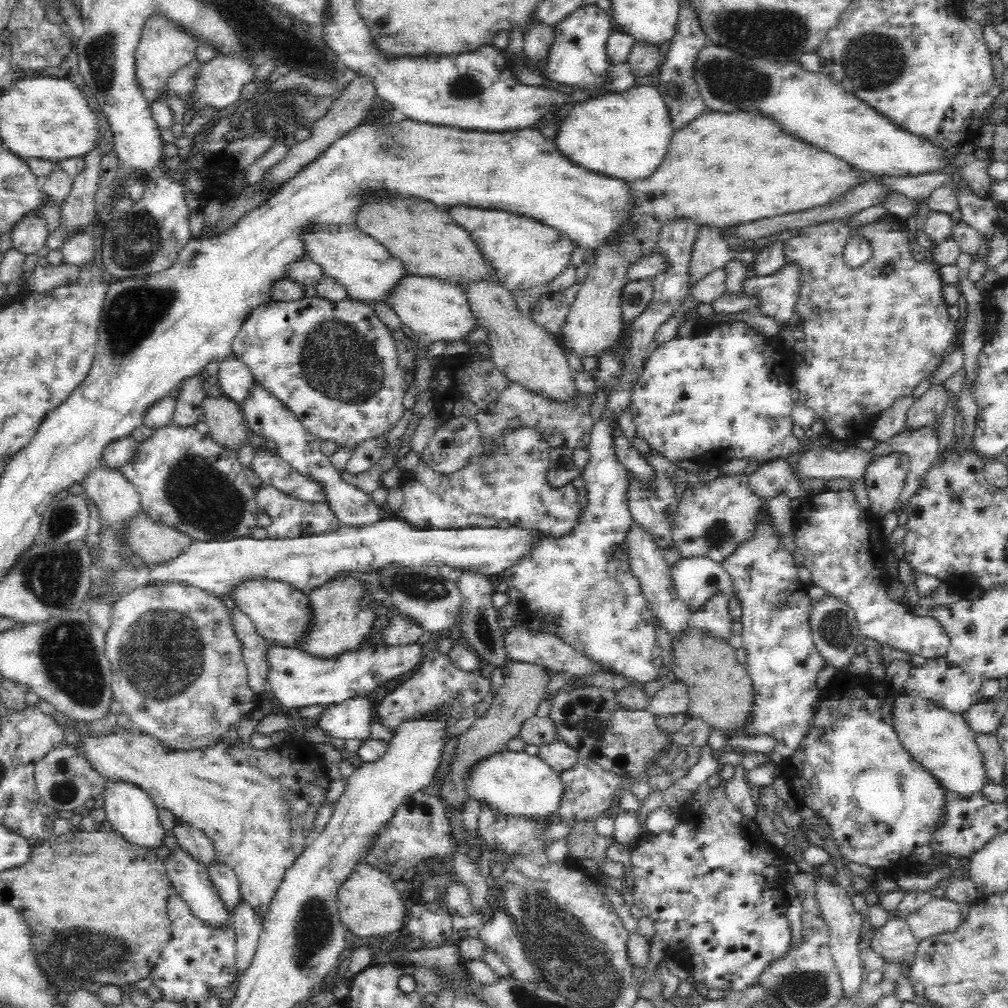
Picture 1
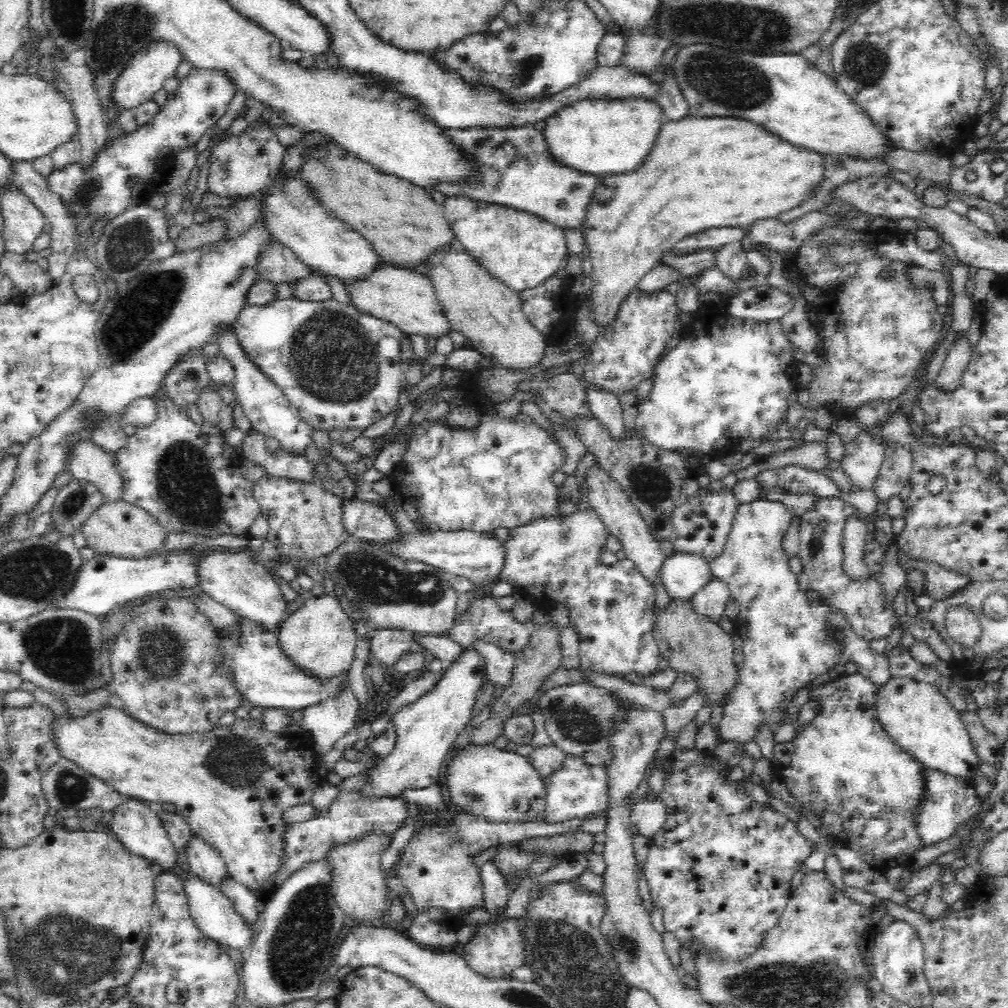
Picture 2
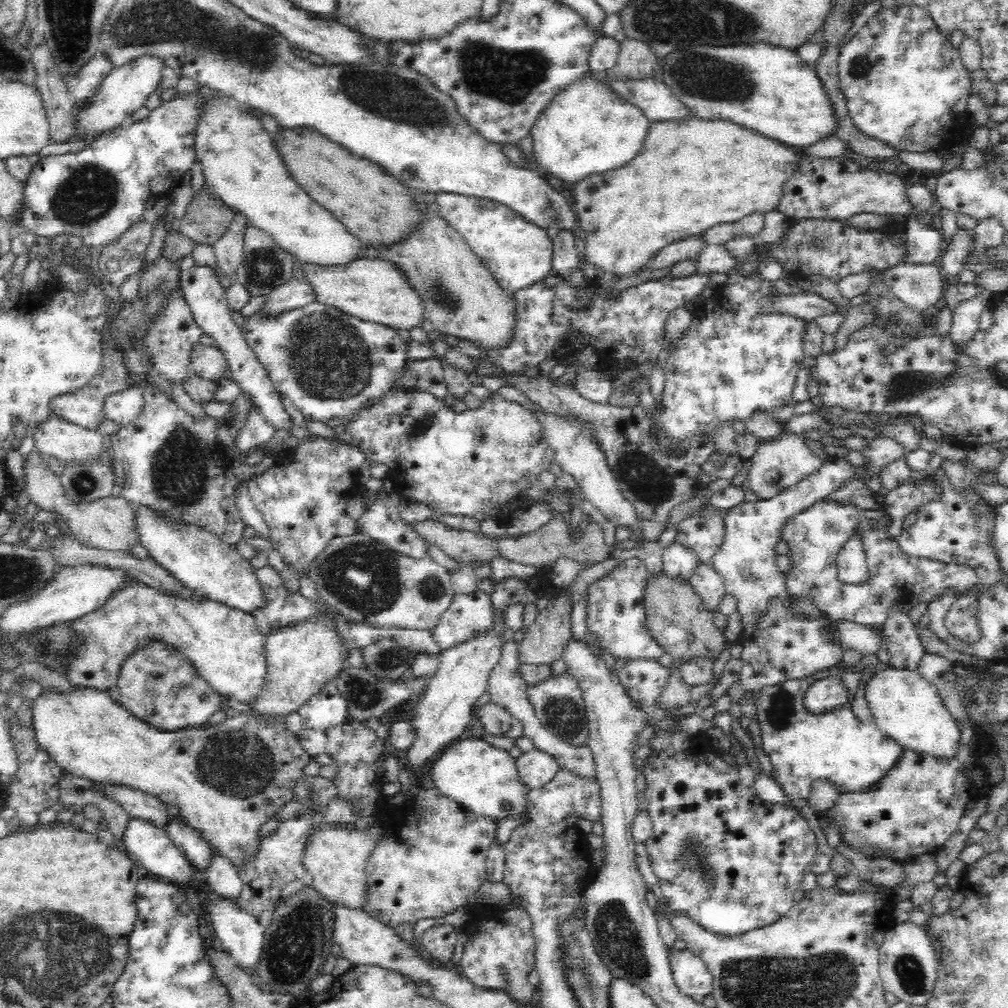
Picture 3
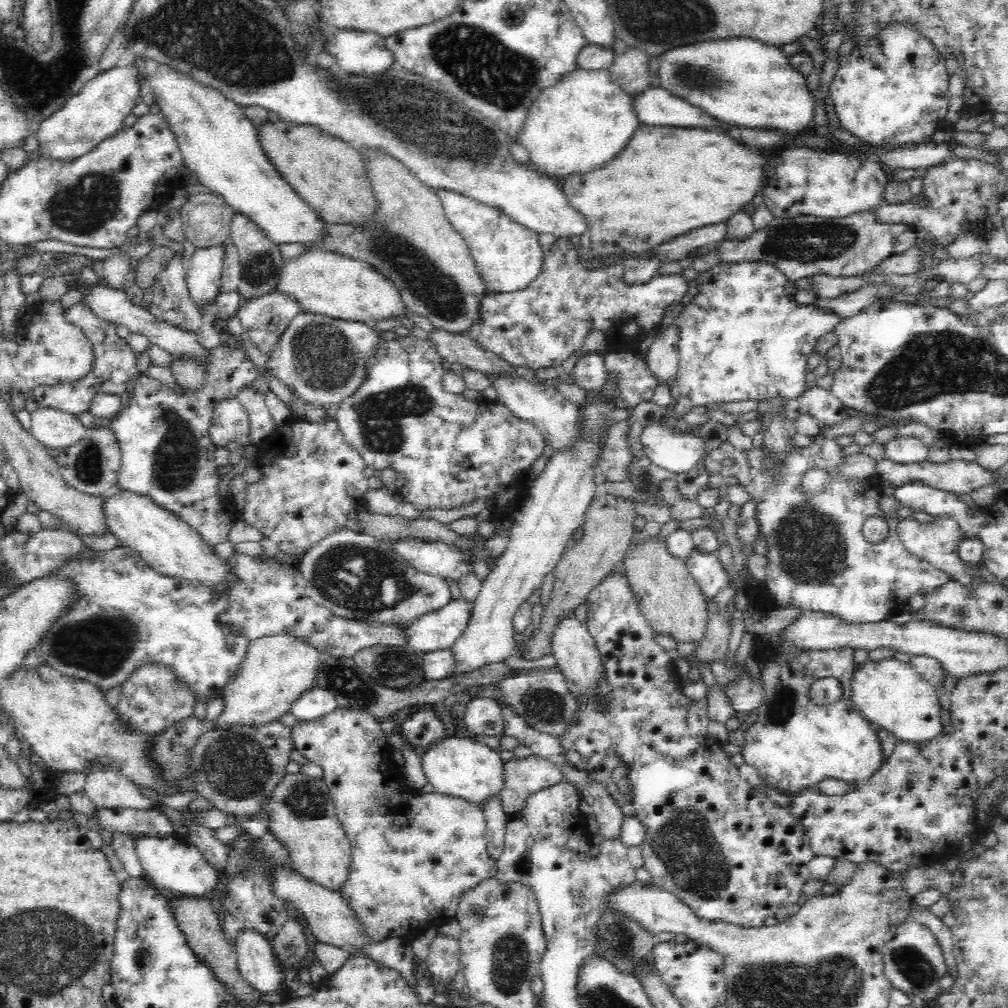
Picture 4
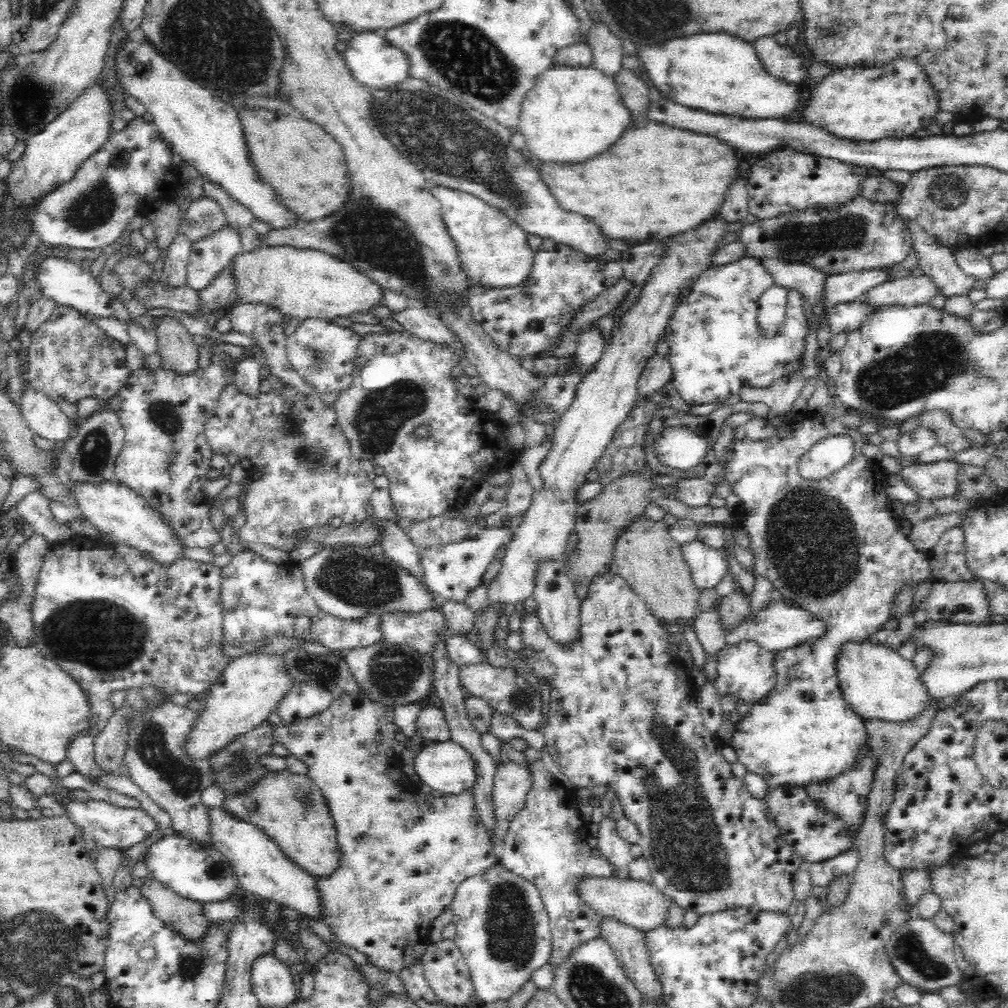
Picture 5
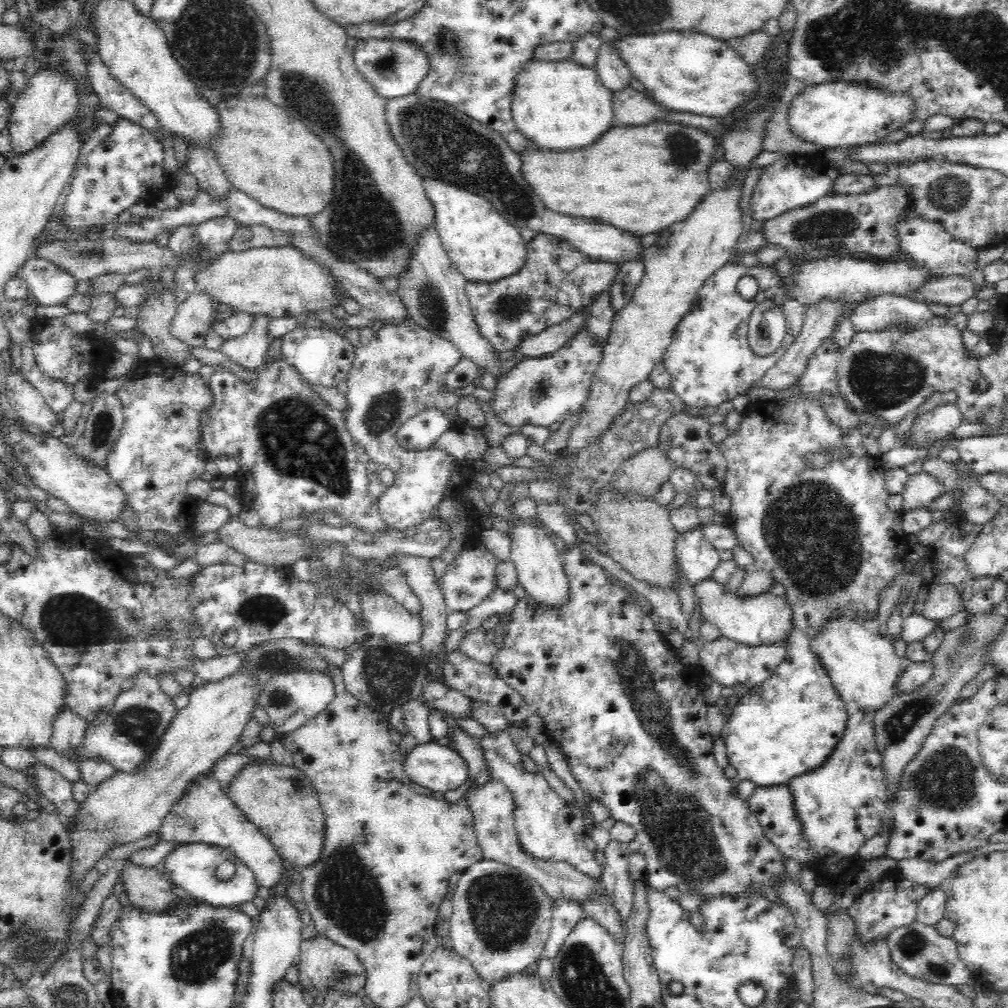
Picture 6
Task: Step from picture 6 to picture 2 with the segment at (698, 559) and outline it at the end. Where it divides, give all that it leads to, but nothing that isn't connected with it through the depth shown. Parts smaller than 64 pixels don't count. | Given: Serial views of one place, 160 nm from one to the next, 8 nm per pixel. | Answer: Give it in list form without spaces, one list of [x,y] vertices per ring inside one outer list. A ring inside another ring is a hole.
[[[716,579],[701,588],[701,590],[690,600],[692,611],[705,617],[708,621],[718,625],[725,616],[725,608],[731,598],[728,586]]]

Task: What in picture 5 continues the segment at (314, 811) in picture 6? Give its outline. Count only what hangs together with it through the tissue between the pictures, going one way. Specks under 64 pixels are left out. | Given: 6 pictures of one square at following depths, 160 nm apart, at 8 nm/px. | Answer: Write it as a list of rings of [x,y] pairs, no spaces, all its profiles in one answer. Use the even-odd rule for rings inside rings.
[[[287,768],[268,772],[252,792],[224,800],[221,809],[242,822],[259,826],[296,866],[313,878],[329,878],[338,870],[336,825],[322,789],[308,775],[292,774]]]

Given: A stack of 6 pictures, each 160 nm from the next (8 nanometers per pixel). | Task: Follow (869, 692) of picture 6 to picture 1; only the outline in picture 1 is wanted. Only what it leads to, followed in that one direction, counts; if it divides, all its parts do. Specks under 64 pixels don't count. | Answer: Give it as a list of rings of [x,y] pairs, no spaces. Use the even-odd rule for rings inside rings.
[[[900,692],[893,700],[893,713],[900,743],[945,791],[964,799],[982,793],[987,782],[982,751],[976,744],[976,734],[968,728],[961,715],[936,708],[932,701],[910,698]]]

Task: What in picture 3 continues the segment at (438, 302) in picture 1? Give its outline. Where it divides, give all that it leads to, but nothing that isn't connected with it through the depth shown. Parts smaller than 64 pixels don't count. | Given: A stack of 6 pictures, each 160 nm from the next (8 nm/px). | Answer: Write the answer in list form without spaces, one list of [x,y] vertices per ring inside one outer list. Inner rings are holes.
[[[362,258],[344,266],[316,266],[302,265],[302,277],[312,283],[312,289],[316,291],[316,300],[326,305],[334,305],[336,308],[351,314],[366,322],[375,322],[396,330],[412,330],[424,322],[424,299],[420,293],[412,287],[407,274],[400,271],[395,262],[380,258]]]

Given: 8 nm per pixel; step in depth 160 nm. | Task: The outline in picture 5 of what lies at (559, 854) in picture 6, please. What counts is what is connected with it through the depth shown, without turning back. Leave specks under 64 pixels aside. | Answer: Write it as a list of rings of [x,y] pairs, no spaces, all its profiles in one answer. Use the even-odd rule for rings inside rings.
[[[542,761],[531,763],[534,784],[532,790],[526,796],[525,807],[511,821],[504,835],[503,841],[497,847],[499,864],[508,873],[514,874],[532,883],[540,893],[549,916],[549,927],[551,930],[551,953],[548,964],[552,970],[564,964],[576,948],[580,948],[586,942],[595,941],[600,938],[602,932],[603,917],[601,917],[584,899],[580,898],[580,884],[588,878],[611,878],[617,876],[614,863],[602,862],[602,856],[594,856],[587,838],[590,833],[586,823],[578,814],[575,792],[568,785],[554,779],[550,772],[544,767]]]

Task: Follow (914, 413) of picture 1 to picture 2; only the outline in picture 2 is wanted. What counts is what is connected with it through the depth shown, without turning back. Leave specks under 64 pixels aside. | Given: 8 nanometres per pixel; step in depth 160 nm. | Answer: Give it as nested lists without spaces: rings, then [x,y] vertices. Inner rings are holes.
[[[968,337],[955,338],[945,355],[945,361],[935,378],[934,389],[950,395],[960,386],[964,372],[972,358],[972,345]]]

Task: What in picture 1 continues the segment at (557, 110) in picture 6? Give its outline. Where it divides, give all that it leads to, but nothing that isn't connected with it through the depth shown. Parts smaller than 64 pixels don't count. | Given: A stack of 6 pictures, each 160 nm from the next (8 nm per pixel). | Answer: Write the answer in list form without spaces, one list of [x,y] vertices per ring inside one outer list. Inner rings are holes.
[[[653,85],[607,93],[577,103],[563,121],[555,146],[575,165],[626,183],[651,178],[668,153],[675,131],[667,103]]]

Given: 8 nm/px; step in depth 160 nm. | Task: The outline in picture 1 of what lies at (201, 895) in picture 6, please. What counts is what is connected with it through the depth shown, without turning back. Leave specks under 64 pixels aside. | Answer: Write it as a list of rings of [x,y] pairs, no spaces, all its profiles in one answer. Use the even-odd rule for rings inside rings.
[[[107,779],[103,784],[101,795],[104,796],[103,809],[107,816],[106,819],[112,824],[113,830],[120,833],[128,842],[164,851],[166,844],[163,841],[166,831],[158,819],[157,806],[146,791],[131,782]]]

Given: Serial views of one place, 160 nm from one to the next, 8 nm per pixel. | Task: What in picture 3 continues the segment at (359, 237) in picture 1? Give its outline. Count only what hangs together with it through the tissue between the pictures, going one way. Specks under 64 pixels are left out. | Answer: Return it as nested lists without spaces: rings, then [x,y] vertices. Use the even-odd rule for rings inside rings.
[[[208,89],[202,90],[209,100],[207,108],[197,127],[195,139],[195,157],[200,162],[205,177],[206,188],[211,196],[217,197],[224,204],[234,209],[235,215],[224,231],[224,234],[214,242],[216,268],[230,282],[241,277],[241,263],[244,247],[244,232],[249,225],[267,232],[276,245],[290,254],[302,265],[344,266],[363,258],[365,247],[360,240],[348,232],[343,222],[324,206],[317,203],[291,177],[281,153],[276,149],[274,136],[264,130],[260,120],[241,109],[231,107],[219,99],[208,97]]]

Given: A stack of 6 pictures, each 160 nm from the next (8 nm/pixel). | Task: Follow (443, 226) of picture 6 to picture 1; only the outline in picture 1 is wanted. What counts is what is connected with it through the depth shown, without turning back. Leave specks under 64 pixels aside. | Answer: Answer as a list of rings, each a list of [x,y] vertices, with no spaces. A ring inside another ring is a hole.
[[[468,206],[448,208],[449,215],[463,226],[480,251],[498,271],[498,280],[509,291],[546,286],[570,266],[575,245],[559,230],[519,214]]]

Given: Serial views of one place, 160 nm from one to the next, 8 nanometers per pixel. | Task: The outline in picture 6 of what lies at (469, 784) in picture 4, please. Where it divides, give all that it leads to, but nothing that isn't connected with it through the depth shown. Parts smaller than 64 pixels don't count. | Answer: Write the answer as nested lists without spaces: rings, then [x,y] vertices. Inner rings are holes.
[[[434,742],[417,744],[403,758],[409,780],[433,792],[456,790],[468,780],[464,757],[448,746]]]

